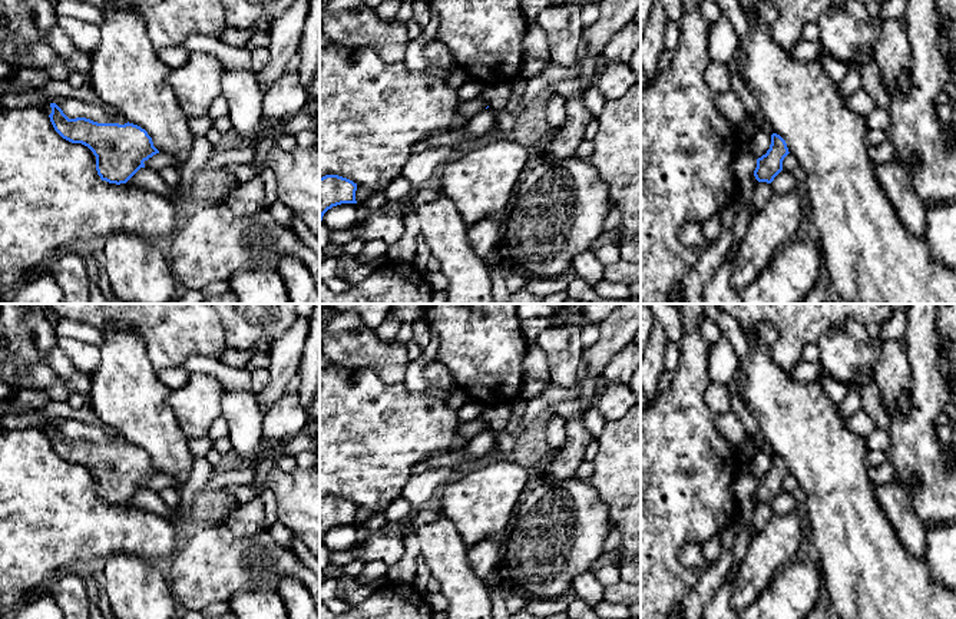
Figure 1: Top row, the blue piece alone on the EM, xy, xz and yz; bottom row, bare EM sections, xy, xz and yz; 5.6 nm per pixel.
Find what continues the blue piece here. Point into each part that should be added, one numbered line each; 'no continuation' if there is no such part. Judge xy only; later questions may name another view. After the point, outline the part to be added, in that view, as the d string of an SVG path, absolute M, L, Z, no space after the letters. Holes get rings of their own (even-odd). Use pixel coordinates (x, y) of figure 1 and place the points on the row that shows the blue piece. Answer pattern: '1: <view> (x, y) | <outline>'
no continuation

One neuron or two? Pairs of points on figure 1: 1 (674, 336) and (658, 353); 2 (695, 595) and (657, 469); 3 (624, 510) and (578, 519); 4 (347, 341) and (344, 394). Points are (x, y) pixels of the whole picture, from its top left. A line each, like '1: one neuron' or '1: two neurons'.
1: two neurons
2: two neurons
3: two neurons
4: two neurons

